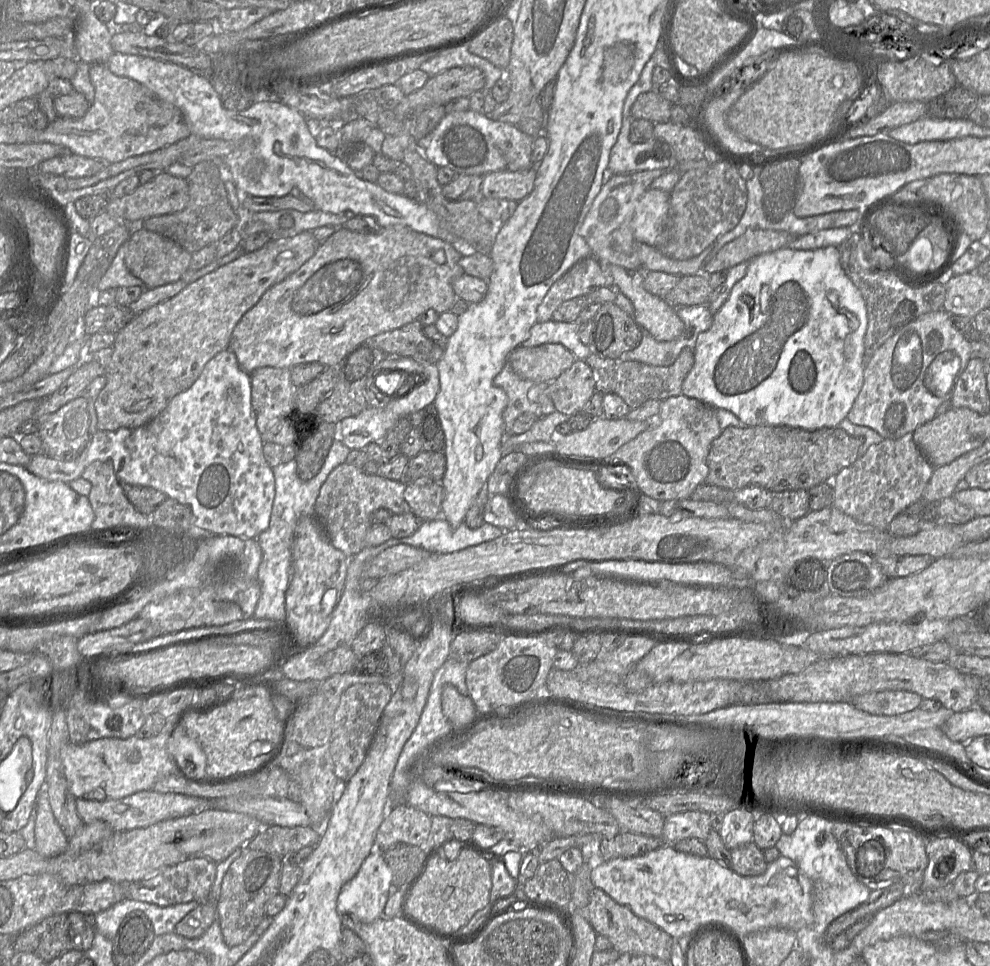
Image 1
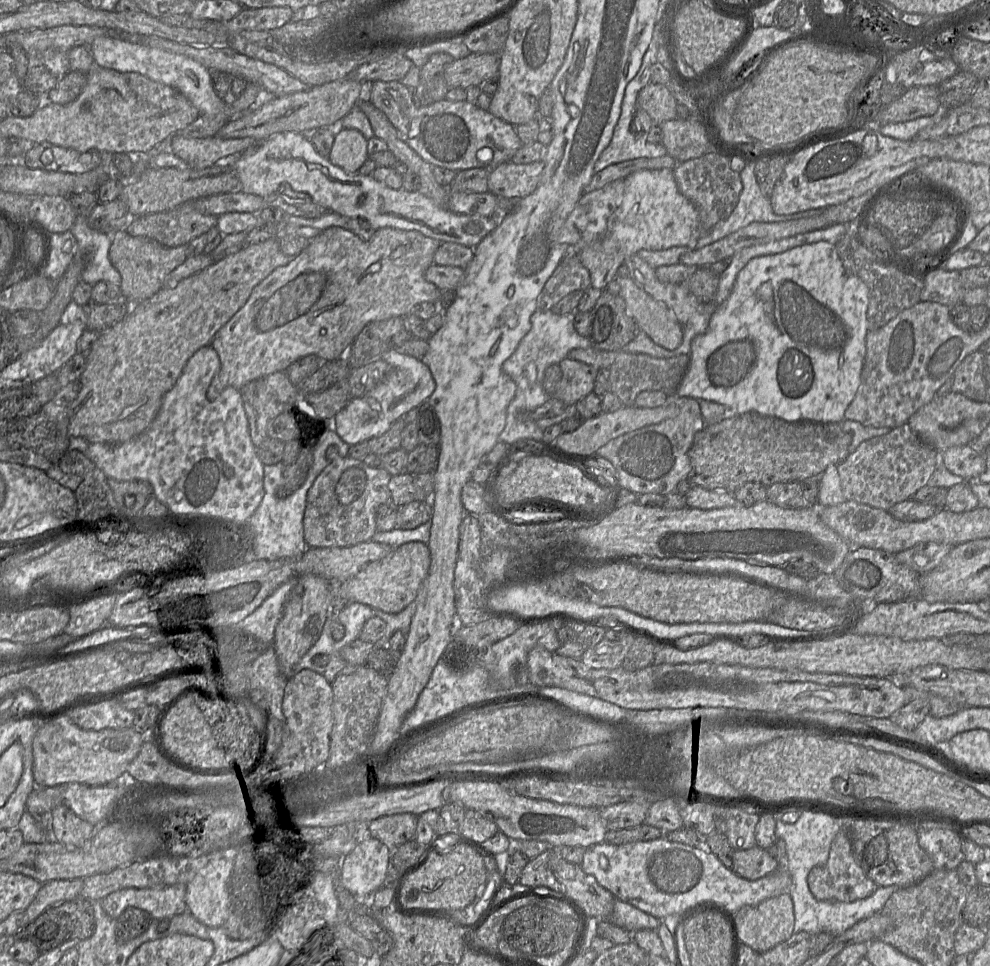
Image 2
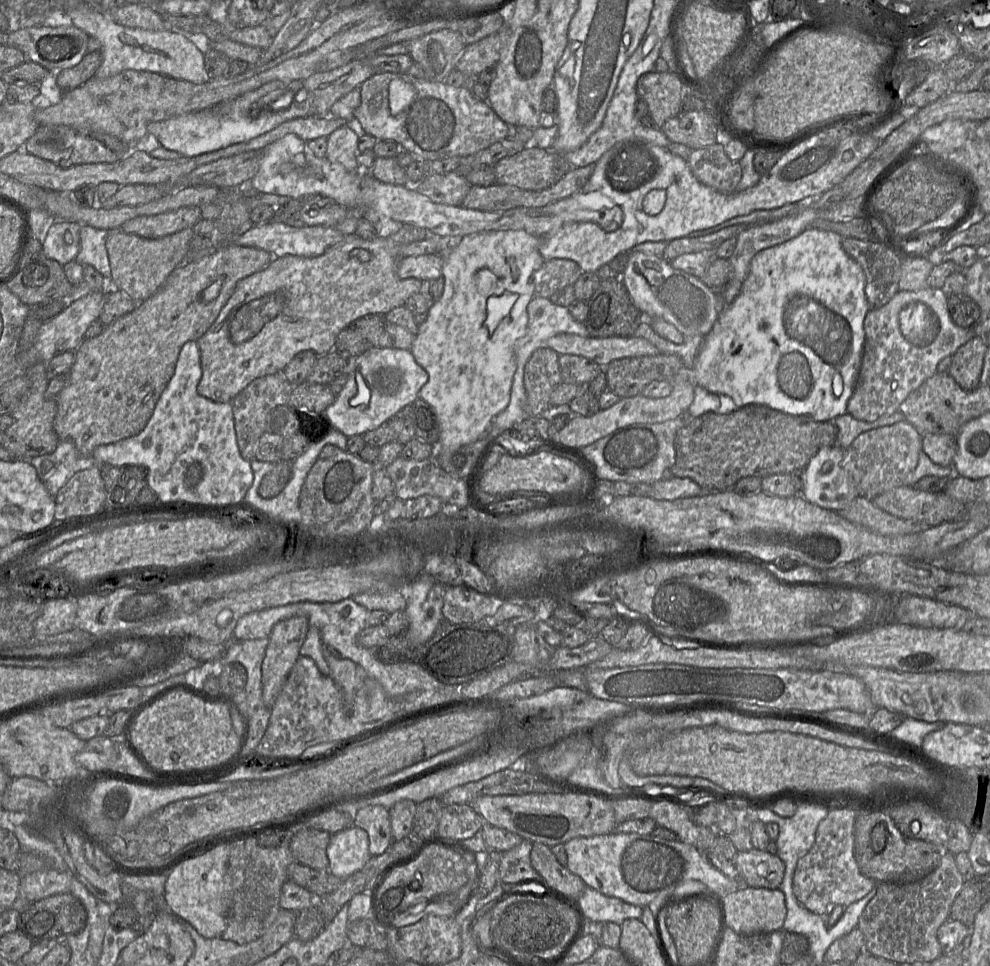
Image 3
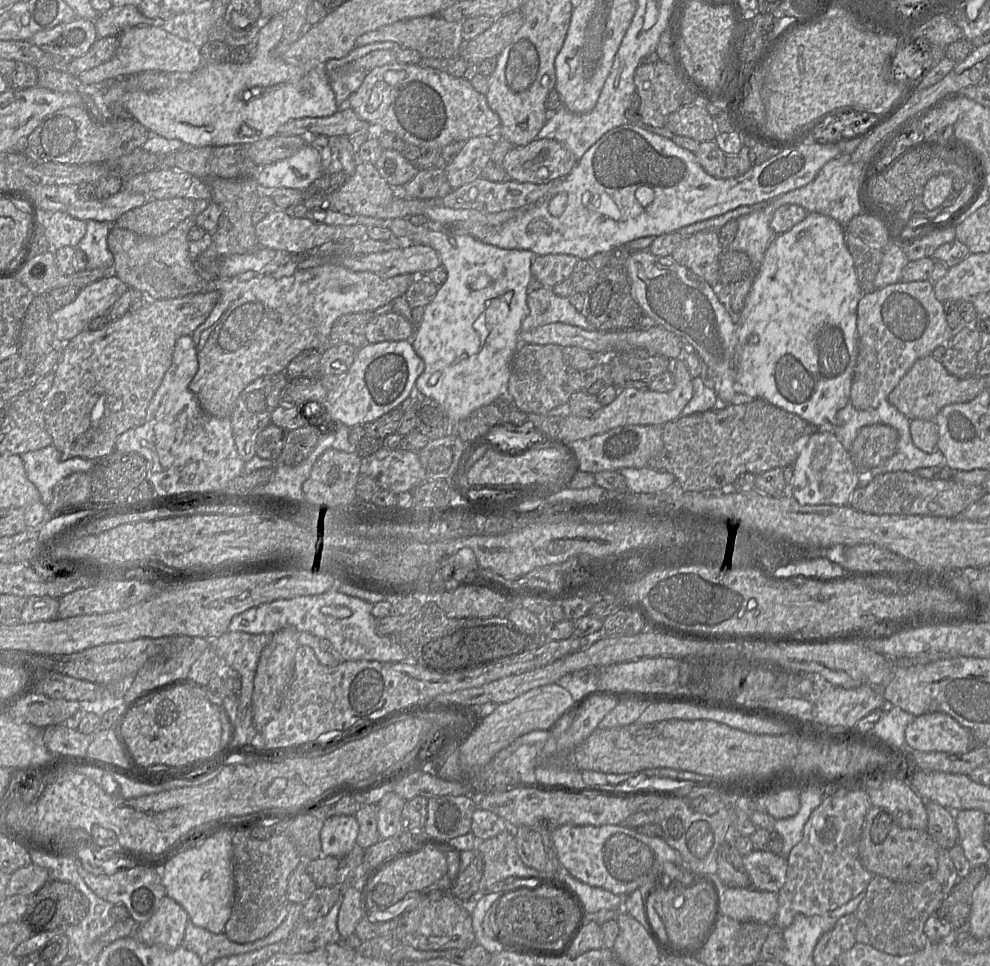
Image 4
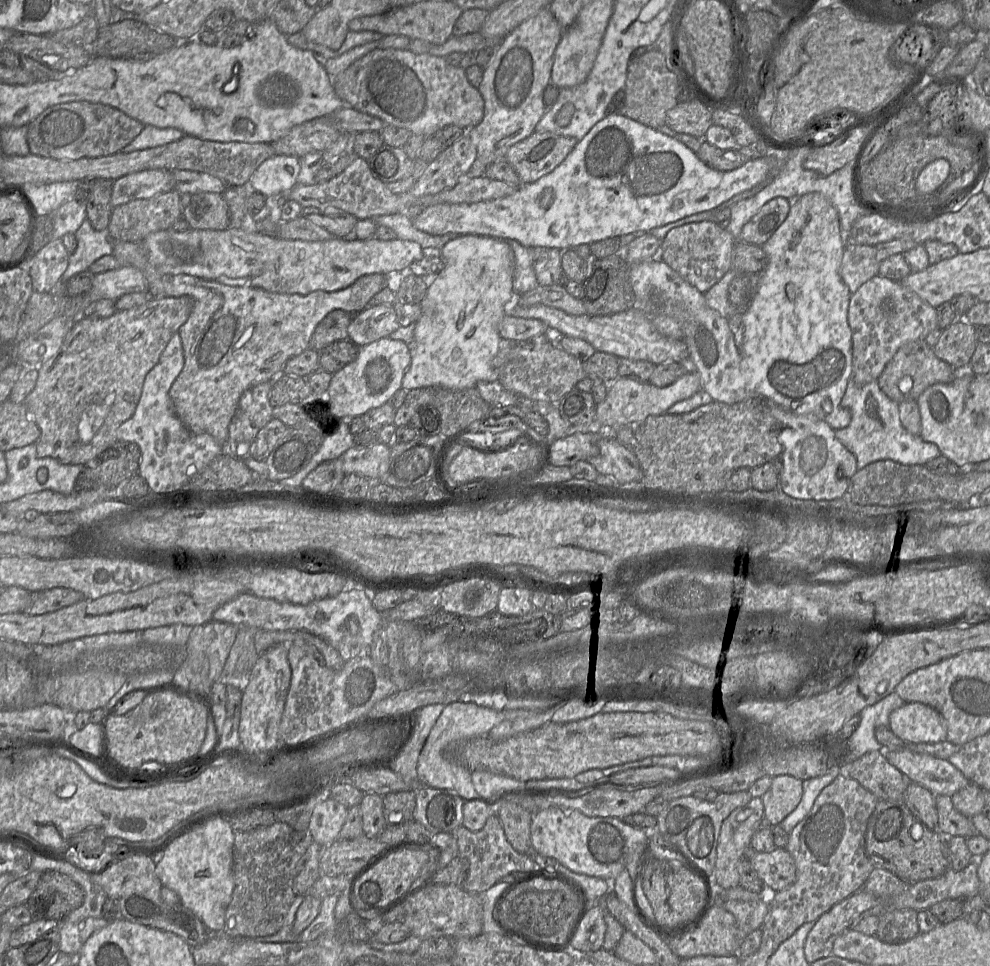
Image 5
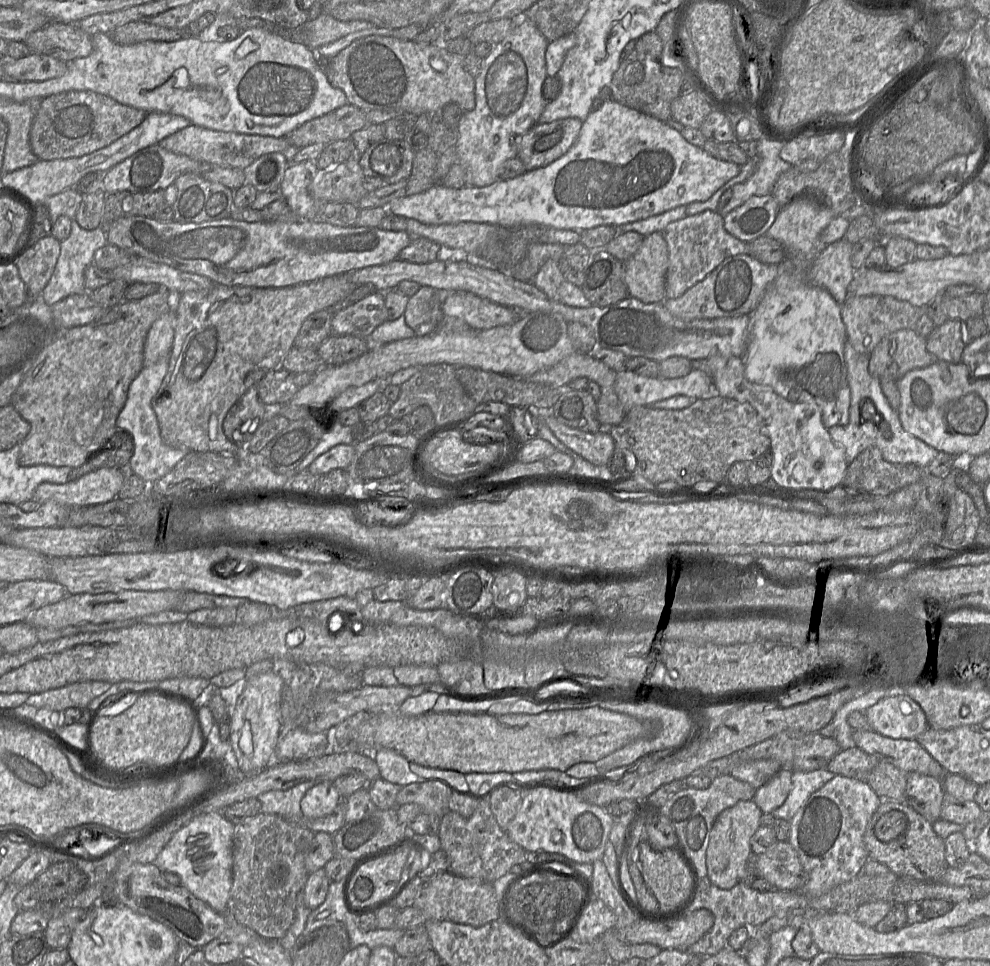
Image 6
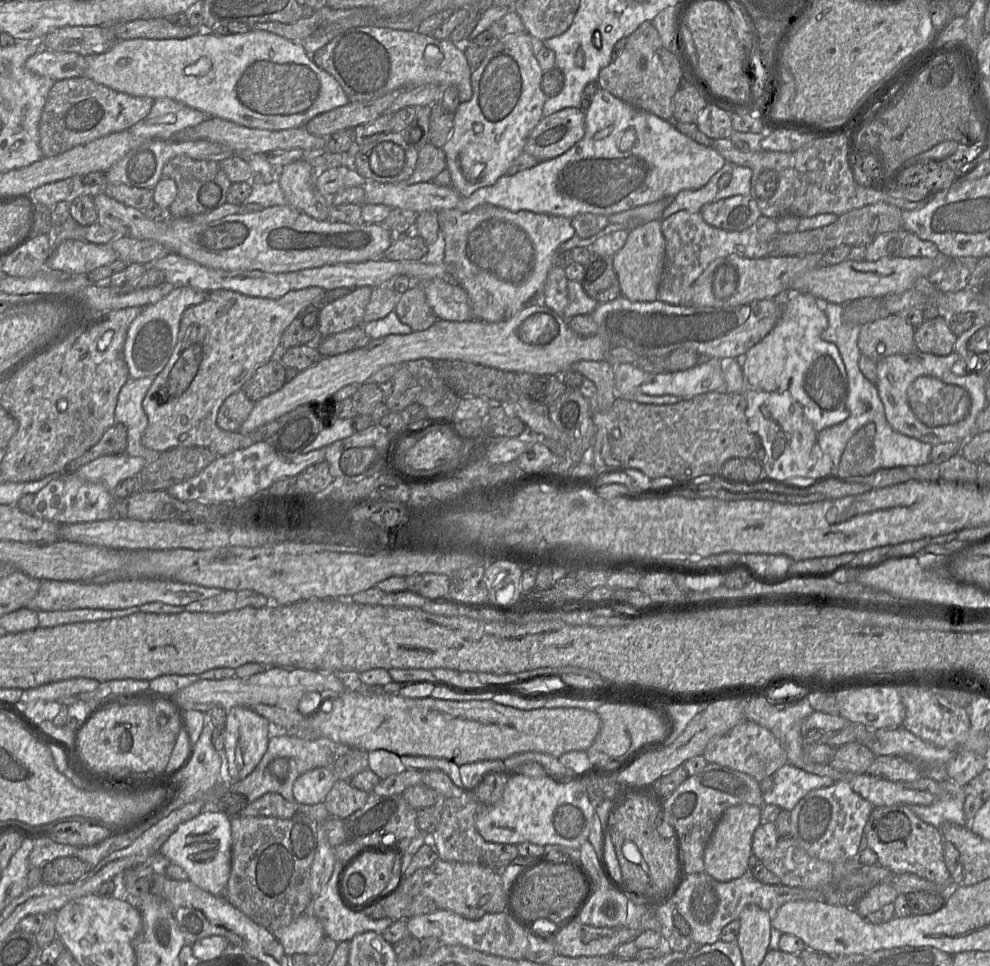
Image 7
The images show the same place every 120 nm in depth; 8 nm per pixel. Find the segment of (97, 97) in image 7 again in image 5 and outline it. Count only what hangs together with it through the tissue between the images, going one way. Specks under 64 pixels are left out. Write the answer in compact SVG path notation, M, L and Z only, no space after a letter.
M73 101L51 106L27 127L30 153L59 160L96 158L121 152L143 130L144 124L121 110L101 103Z

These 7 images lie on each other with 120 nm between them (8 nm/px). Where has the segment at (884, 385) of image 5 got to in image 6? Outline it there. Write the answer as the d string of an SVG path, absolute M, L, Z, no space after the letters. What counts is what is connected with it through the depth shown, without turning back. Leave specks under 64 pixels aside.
M915 329L893 332L869 354L869 372L877 379L897 382L907 372L926 368L938 359L928 352L926 340Z

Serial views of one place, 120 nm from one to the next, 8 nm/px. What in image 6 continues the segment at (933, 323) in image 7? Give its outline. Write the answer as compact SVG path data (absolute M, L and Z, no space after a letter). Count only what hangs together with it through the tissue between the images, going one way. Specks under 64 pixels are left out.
M948 319L944 324L935 326L931 334L925 339L929 353L938 360L957 364L962 362L967 339L965 321Z

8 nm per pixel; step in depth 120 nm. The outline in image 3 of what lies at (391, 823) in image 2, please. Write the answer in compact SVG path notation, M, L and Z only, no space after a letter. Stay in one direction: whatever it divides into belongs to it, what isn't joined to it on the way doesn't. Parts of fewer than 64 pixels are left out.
M366 805L354 814L354 825L368 834L372 856L386 852L394 839L391 832L389 809L380 805Z

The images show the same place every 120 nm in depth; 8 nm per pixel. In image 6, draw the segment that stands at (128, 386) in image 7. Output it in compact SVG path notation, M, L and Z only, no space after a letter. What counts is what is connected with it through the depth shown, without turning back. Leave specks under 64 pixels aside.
M162 358L153 365L144 365L140 373L131 382L127 400L117 417L117 429L129 433L133 438L134 450L127 471L130 471L147 484L151 484L166 475L188 452L166 445L162 438L157 416L152 407L152 399L158 392L168 370L169 360Z

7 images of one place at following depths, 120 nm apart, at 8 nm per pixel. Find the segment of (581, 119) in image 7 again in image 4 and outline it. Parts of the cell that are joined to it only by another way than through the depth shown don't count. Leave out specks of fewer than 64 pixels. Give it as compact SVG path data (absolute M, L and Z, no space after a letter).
M536 138L525 146L511 149L502 165L510 180L546 184L568 175L575 163L574 155L555 139Z

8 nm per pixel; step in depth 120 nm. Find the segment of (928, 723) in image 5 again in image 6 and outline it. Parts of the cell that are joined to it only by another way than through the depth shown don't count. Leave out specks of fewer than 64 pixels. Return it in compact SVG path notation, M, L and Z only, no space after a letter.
M902 693L880 699L865 715L872 731L894 739L917 740L929 727L918 703Z

